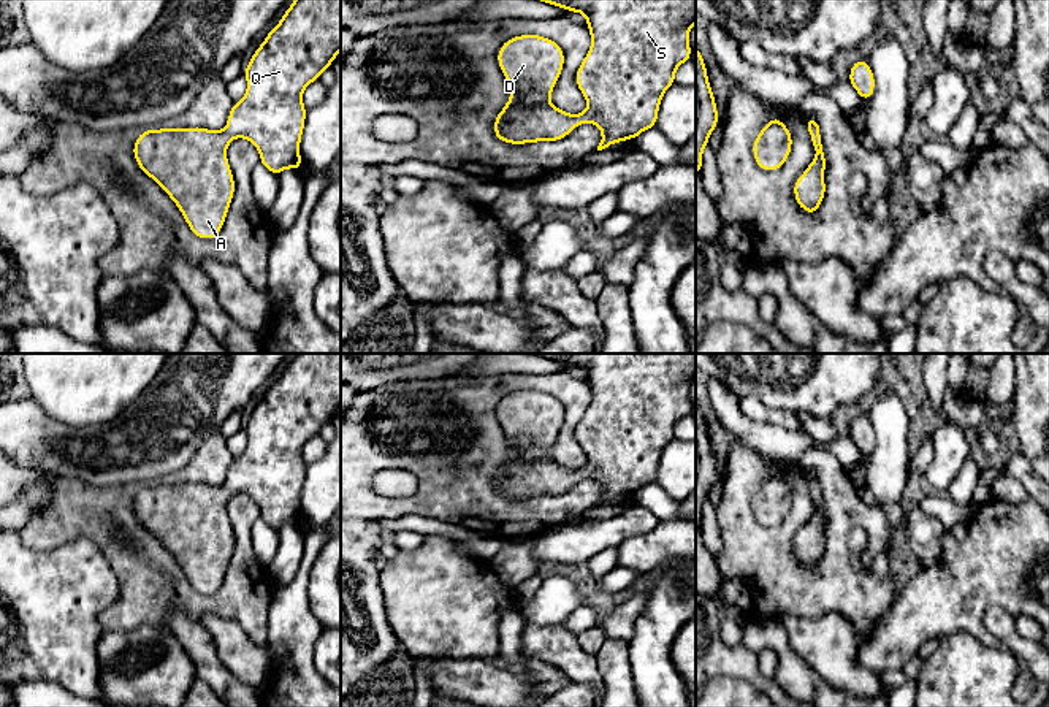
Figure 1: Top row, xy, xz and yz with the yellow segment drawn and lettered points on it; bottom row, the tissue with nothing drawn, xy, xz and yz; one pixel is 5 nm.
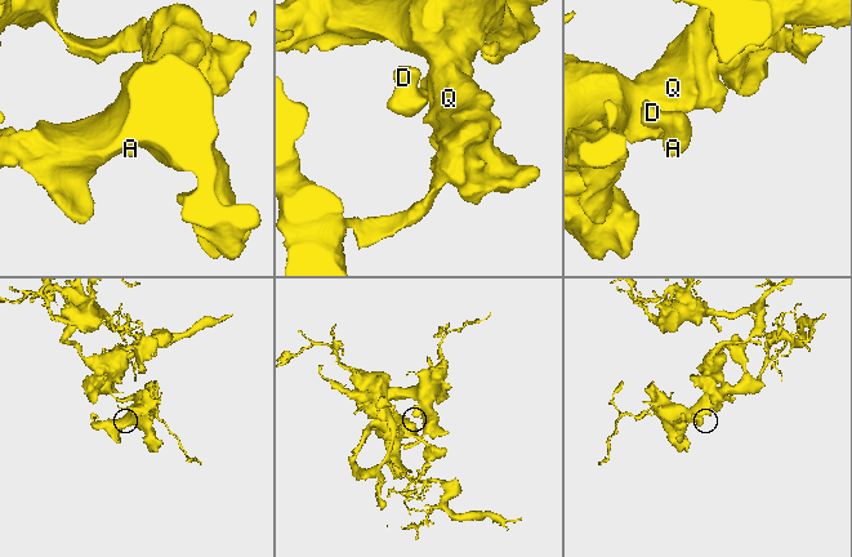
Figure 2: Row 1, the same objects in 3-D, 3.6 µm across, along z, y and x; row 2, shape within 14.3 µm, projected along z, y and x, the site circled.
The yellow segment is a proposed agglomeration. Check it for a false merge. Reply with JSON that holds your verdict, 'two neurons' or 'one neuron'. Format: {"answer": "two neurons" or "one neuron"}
{"answer": "one neuron"}

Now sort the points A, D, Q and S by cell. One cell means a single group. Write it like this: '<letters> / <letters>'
A D Q S

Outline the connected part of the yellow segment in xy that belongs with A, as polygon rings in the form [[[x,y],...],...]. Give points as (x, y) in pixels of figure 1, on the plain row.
[[[296,354],[249,415],[242,428],[247,434],[246,450],[231,461],[223,485],[146,483],[136,493],[133,512],[139,525],[176,558],[195,591],[214,594],[225,579],[235,552],[235,533],[227,514],[231,495],[249,495],[258,504],[260,518],[277,533],[285,523],[299,526],[299,499],[307,468],[303,447],[331,422],[339,406],[341,354]]]

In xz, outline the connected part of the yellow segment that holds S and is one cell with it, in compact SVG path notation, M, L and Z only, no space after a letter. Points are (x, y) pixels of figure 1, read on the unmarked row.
M532 354L586 371L591 403L575 428L575 439L588 463L569 469L550 458L555 439L564 423L564 406L550 393L536 388L509 393L498 406L498 420L510 441L510 453L494 472L494 493L509 499L561 496L580 479L596 479L602 487L597 506L615 498L635 495L642 487L656 482L662 450L675 438L677 423L691 414L689 385L696 379L696 354Z

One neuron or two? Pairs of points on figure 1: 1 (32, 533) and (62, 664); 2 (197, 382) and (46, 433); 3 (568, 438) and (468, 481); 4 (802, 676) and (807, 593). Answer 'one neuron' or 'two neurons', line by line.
1: two neurons
2: one neuron
3: one neuron
4: two neurons

